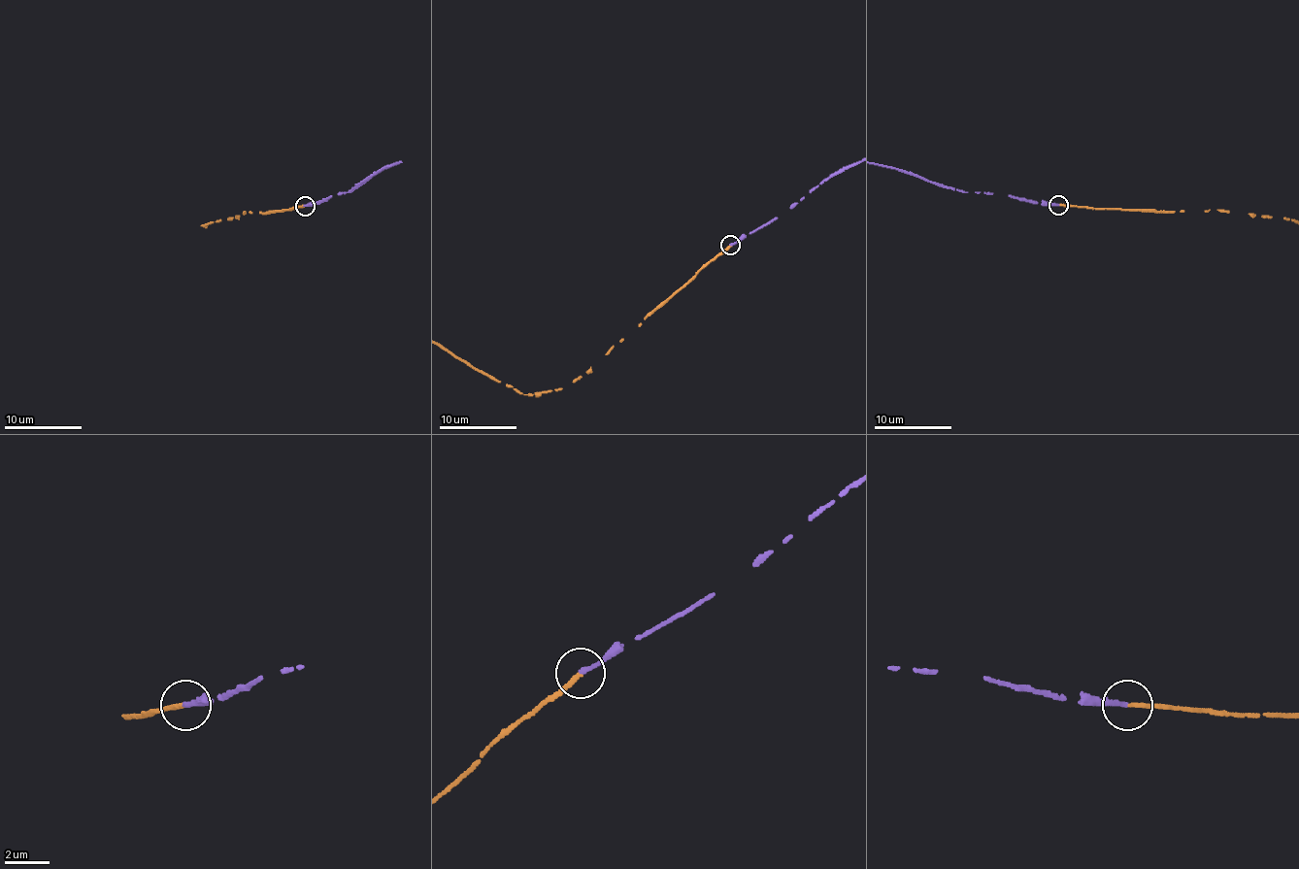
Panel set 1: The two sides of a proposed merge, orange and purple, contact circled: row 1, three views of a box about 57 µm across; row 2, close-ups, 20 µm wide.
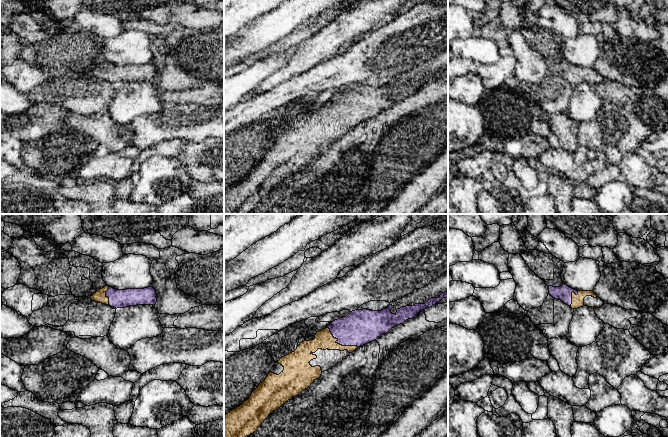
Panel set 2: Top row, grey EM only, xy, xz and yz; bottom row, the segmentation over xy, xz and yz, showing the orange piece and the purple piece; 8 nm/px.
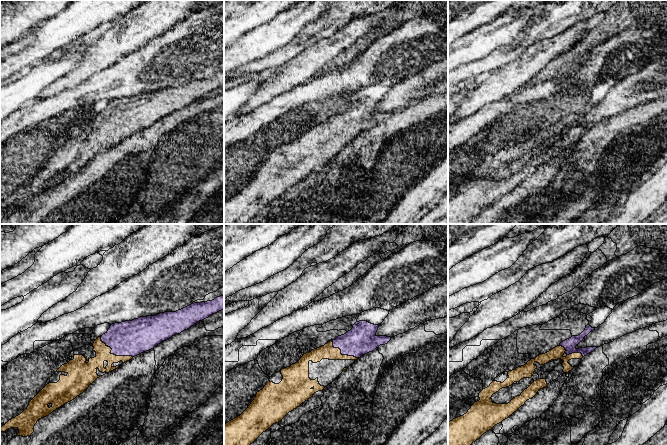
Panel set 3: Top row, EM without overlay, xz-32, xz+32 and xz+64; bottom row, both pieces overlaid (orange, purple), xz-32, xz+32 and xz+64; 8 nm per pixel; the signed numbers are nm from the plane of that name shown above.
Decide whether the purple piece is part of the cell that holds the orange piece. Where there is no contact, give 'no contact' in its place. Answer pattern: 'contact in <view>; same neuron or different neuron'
contact in xz; same neuron

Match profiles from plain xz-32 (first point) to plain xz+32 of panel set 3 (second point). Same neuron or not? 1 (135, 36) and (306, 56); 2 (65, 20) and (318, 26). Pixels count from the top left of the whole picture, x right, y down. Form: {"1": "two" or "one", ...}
{"1": "one", "2": "two"}

